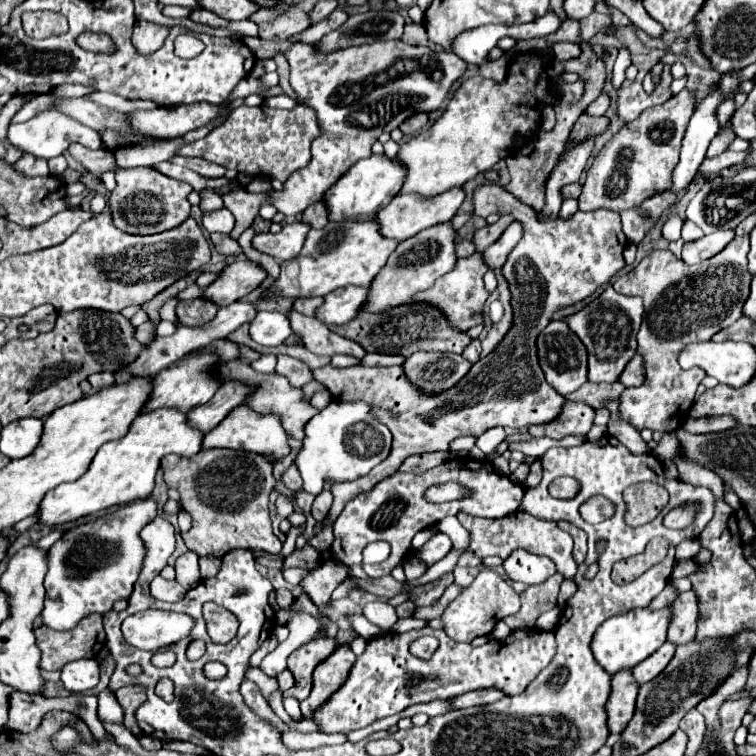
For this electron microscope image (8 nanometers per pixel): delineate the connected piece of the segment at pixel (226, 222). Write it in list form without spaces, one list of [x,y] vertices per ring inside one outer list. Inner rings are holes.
[[[220,208],[220,210],[214,210],[214,212],[204,212],[202,226],[208,232],[224,232],[224,234],[230,234],[232,228],[234,228],[234,216],[226,208]]]

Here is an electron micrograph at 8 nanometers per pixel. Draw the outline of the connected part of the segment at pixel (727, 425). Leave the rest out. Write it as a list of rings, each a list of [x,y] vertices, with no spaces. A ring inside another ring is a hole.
[[[720,416],[720,418],[696,418],[696,420],[686,420],[684,430],[692,434],[708,434],[708,432],[724,432],[730,430],[732,426],[738,426],[736,418],[732,416]]]

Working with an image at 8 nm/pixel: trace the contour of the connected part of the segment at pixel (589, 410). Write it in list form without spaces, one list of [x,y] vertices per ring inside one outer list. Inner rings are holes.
[[[566,400],[560,418],[556,422],[540,424],[540,426],[530,426],[528,432],[534,434],[536,438],[548,436],[548,438],[566,438],[566,436],[586,436],[594,424],[594,408],[588,406],[586,402],[570,402]]]

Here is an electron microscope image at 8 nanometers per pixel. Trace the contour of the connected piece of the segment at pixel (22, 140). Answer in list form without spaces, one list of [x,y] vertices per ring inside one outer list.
[[[56,110],[42,112],[42,114],[30,118],[28,122],[22,122],[22,124],[12,124],[8,128],[8,142],[22,152],[28,152],[36,158],[46,158],[46,160],[60,156],[68,148],[68,144],[72,144],[72,142],[80,142],[90,150],[102,148],[102,138],[96,134],[96,130],[92,130],[92,128],[88,128],[88,126],[84,126],[84,124],[80,124],[80,122],[72,120],[70,116],[60,114]]]

